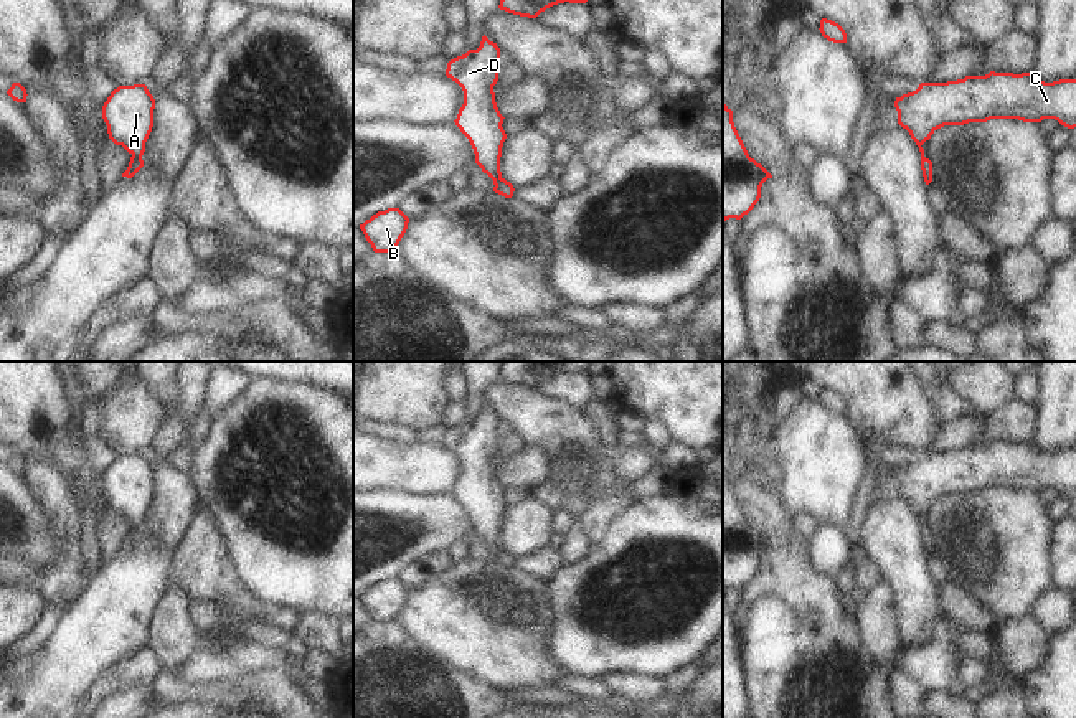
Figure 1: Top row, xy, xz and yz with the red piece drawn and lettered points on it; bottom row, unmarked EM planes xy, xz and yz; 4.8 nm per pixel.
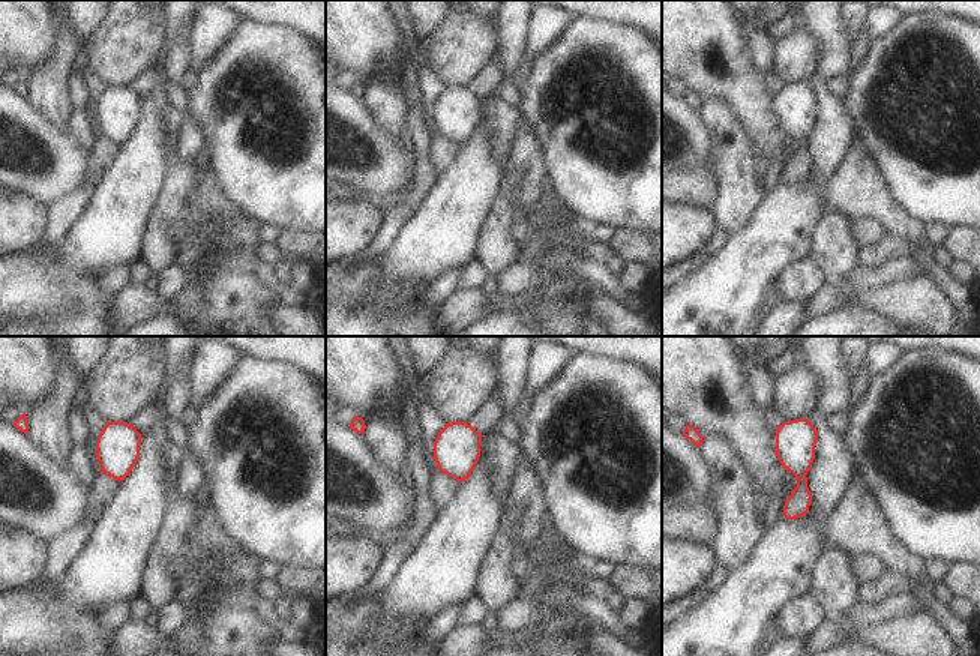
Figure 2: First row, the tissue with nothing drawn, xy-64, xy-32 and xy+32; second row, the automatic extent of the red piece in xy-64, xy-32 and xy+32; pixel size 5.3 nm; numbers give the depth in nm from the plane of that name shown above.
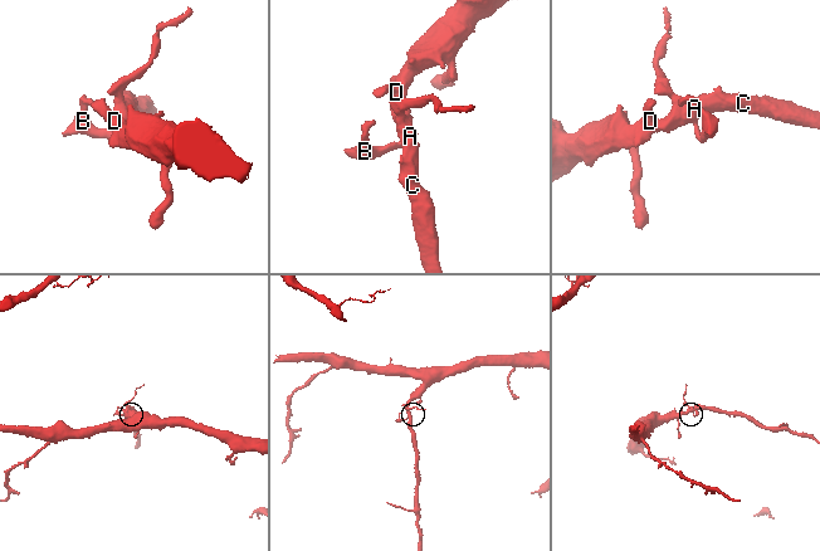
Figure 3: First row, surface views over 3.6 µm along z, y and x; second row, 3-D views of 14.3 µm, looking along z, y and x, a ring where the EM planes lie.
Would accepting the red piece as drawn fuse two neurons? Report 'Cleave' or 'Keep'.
Keep.

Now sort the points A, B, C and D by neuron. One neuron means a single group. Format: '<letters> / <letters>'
A B C D

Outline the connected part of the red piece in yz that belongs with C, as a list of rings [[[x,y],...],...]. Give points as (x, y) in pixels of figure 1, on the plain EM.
[[[995,442],[965,446],[947,452],[921,452],[913,462],[896,467],[898,494],[906,498],[921,522],[926,555],[932,551],[932,531],[921,517],[944,495],[1018,489],[1041,492],[1055,489],[1076,497],[1076,449],[1045,452],[1031,442]]]

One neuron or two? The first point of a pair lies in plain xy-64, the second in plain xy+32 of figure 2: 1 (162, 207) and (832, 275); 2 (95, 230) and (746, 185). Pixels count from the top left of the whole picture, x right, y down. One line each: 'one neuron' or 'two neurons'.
1: one neuron
2: two neurons

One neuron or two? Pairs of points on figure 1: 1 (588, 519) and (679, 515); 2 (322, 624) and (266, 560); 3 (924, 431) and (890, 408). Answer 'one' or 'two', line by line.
1: two
2: two
3: one

